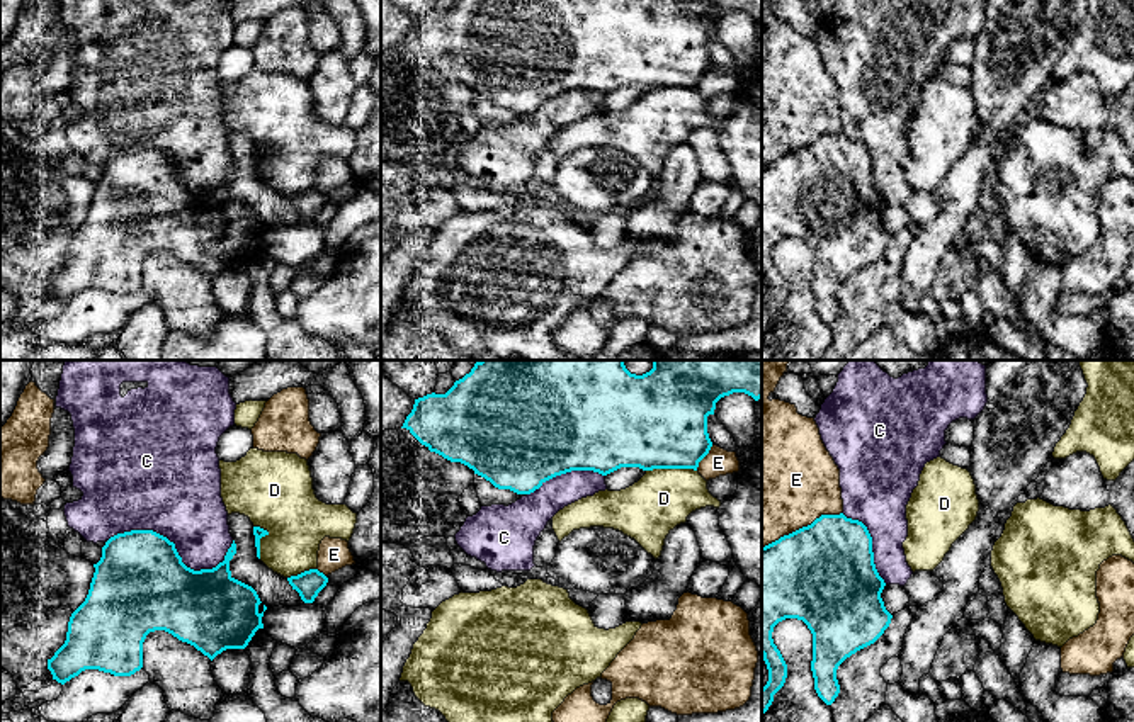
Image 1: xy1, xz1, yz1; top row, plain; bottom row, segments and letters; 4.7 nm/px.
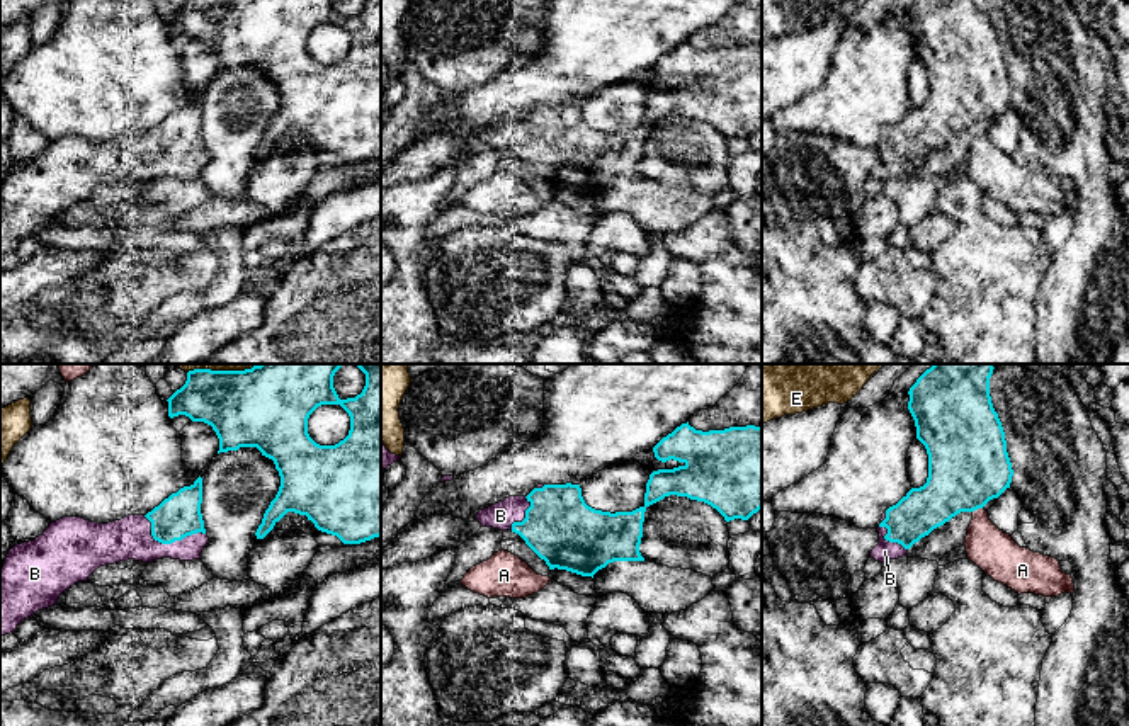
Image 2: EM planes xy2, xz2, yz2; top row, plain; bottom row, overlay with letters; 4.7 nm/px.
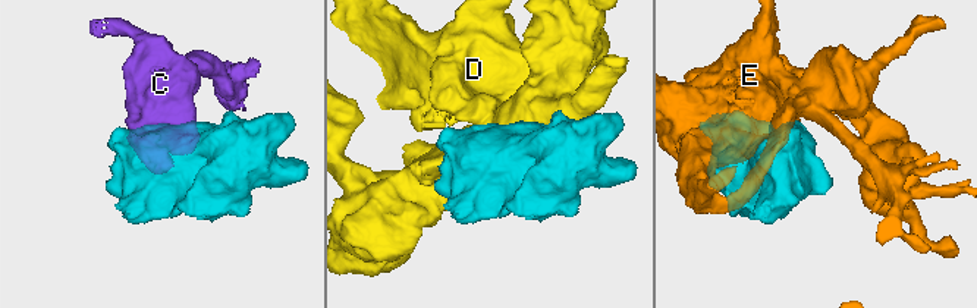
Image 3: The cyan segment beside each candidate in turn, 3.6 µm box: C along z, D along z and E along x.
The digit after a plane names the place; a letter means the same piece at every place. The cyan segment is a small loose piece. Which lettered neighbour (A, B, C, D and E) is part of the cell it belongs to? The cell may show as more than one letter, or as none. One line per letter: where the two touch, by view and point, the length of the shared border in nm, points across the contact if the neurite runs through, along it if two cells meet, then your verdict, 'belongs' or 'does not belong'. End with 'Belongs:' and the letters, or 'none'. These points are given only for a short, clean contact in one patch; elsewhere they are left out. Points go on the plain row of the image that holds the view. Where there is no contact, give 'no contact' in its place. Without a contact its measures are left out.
A: yz2 (976, 128) | 50 nm | does not belong
B: xy2 (169, 162) | 300 nm | belongs
C: xy1 (175, 169) | 600 nm | does not belong
D: xz1 (670, 87) | 240 nm | along xz1 (696, 89), (646, 90) | does not belong
E: yz1 (803, 146) | 420 nm | does not belong
Belongs: B

